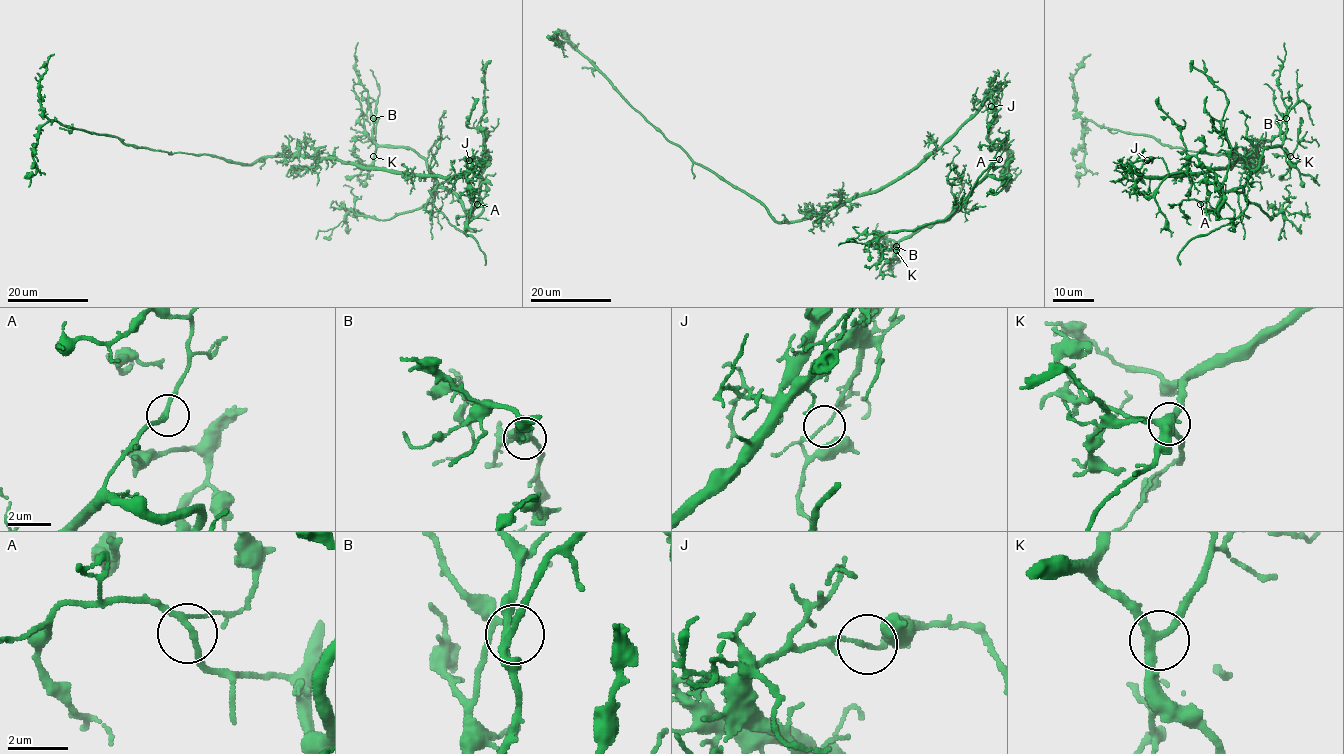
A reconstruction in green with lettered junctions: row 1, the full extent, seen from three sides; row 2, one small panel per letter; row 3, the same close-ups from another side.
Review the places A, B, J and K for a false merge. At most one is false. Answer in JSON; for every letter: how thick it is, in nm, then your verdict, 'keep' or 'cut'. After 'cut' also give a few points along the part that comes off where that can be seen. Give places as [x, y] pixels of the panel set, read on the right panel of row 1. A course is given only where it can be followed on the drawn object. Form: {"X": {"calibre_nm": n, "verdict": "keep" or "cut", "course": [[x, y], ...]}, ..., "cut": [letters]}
{"A": {"calibre_nm": 150, "verdict": "keep"}, "B": {"calibre_nm": 220, "verdict": "keep"}, "J": {"calibre_nm": 110, "verdict": "cut", "course": [[1147, 160], [1131, 167], [1170, 177], [1262, 157], [1246, 164], [1086, 121], [1073, 75], [1090, 53]]}, "K": {"calibre_nm": 280, "verdict": "keep"}, "cut": ["J"]}

